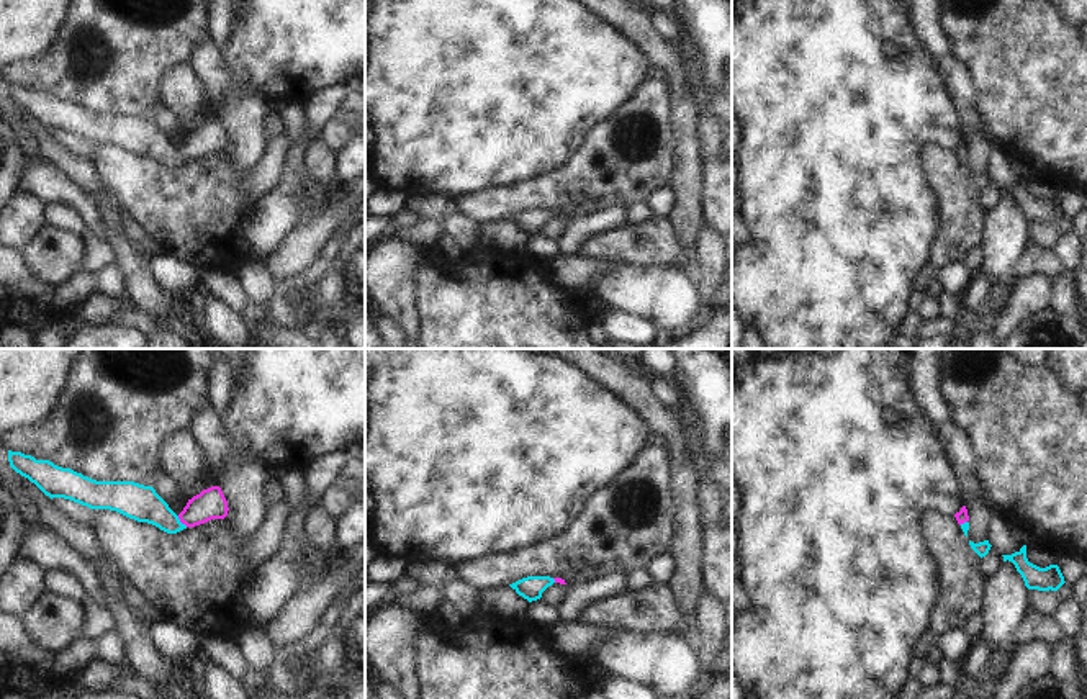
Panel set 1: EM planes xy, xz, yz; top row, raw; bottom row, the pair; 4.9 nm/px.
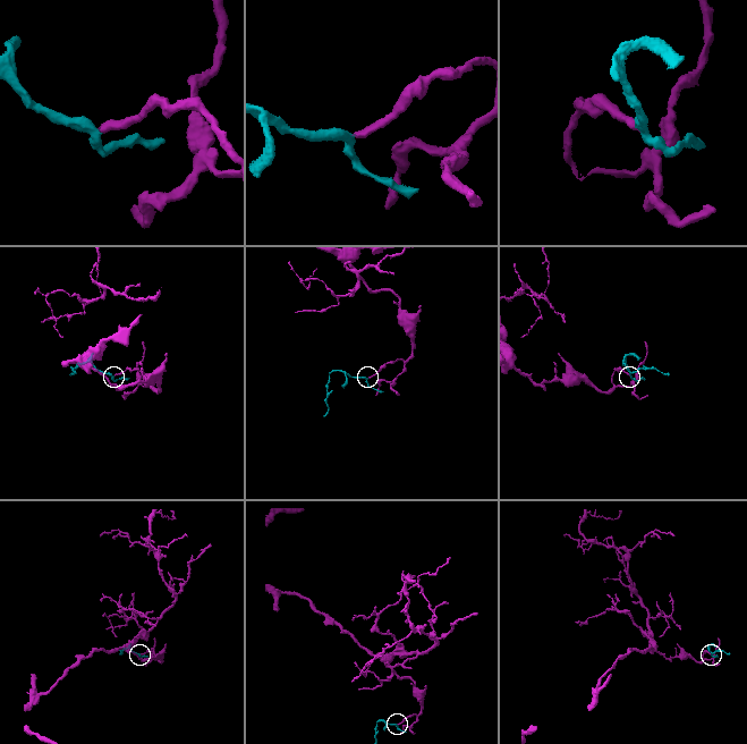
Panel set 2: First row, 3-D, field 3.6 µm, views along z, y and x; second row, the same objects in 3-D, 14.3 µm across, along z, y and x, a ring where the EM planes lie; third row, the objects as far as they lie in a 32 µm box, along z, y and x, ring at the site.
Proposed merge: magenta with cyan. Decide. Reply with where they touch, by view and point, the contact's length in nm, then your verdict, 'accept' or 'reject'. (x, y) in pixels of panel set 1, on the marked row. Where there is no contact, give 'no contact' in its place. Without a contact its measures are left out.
xy (182, 523) | 80 nm | accept

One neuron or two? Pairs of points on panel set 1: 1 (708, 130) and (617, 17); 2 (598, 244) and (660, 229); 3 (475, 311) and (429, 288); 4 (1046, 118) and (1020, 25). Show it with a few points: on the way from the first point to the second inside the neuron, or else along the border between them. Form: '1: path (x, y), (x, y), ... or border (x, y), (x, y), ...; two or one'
1: border (698, 117), (699, 153), (703, 156); two
2: path (613, 244), (645, 243); one
3: path (464, 305), (441, 288); one
4: path (1043, 95), (1020, 48); one

